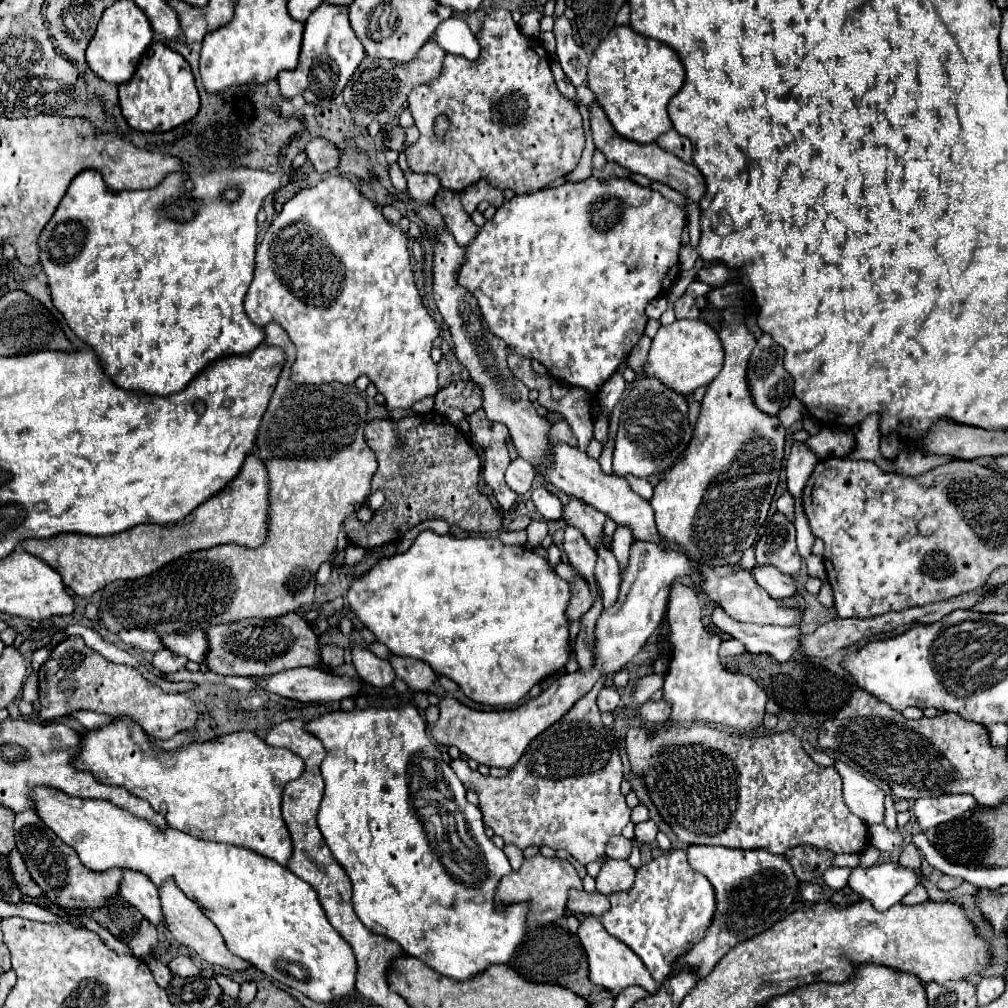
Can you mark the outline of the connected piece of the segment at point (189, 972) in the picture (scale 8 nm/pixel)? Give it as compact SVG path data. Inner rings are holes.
M181 956L181 958L175 958L169 962L169 968L173 974L179 974L179 976L193 976L193 974L213 974L213 970L199 970L195 966L195 962L187 956Z

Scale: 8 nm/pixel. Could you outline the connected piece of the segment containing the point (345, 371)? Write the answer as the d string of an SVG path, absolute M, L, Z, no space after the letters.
M327 176L323 178L317 186L313 188L303 188L299 190L285 206L283 210L277 214L277 218L271 222L271 226L267 228L267 234L263 238L263 242L257 246L257 258L255 258L255 276L253 282L245 294L245 312L249 316L249 320L253 320L257 326L265 326L269 322L277 322L285 328L285 332L289 334L291 342L297 348L297 360L293 364L293 380L301 382L301 384L323 384L323 382L341 382L341 384L353 384L359 376L369 376L369 380L377 386L377 390L385 396L387 400L387 408L389 410L409 410L415 402L429 398L429 396L437 396L439 392L439 382L437 382L437 362L433 362L431 358L431 348L433 348L433 340L439 336L439 326L435 324L435 320L429 316L427 308L423 306L421 294L415 286L415 278L413 278L413 270L409 264L409 252L407 252L407 242L409 236L403 234L399 230L399 226L389 224L383 214L377 210L377 206L365 198L355 186L353 182L349 182L343 176Z

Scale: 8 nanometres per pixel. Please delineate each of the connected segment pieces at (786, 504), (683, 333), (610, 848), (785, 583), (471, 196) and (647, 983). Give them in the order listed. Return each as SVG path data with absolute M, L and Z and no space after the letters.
M783 492L781 498L777 500L777 510L779 510L781 514L785 514L785 516L793 522L793 520L795 520L795 516L793 516L793 510L795 510L795 506L793 506L793 496L787 494L787 492Z
M675 320L669 326L661 326L655 334L641 372L649 378L661 380L667 388L685 396L693 394L699 386L707 386L721 368L723 348L717 332L703 320Z
M613 836L607 842L607 856L627 860L631 856L631 840L627 840L625 836Z
M775 566L753 568L751 574L753 574L755 582L759 582L759 586L771 594L771 598L781 600L781 598L789 598L789 596L799 594L799 586L797 586L795 578L781 574Z
M481 180L481 182L477 182L471 188L461 192L461 203L468 214L472 214L483 199L491 202L495 208L499 208L505 202L503 192L493 188L493 186L489 186L487 180Z
M585 916L581 920L579 926L579 938L581 944L587 952L587 960L589 960L589 980L597 986L601 986L603 990L611 992L613 996L619 996L625 988L629 986L641 986L645 990L649 990L649 994L657 992L657 982L651 978L649 970L645 968L645 964L641 962L641 958L637 954L633 954L633 950L629 950L629 946L625 946L621 940L613 938L599 922L599 918L593 916Z

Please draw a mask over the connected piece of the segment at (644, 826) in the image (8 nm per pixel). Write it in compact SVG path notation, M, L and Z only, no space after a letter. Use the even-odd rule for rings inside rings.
M645 820L645 822L635 824L635 838L637 838L641 844L653 842L655 836L657 836L657 824L655 824L653 820Z

